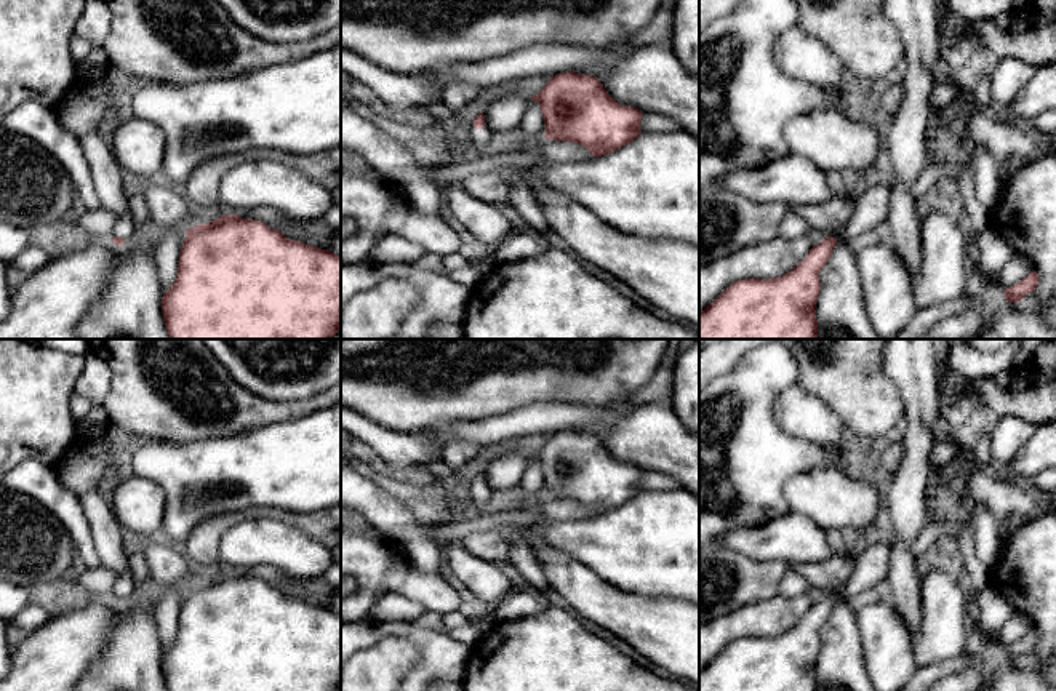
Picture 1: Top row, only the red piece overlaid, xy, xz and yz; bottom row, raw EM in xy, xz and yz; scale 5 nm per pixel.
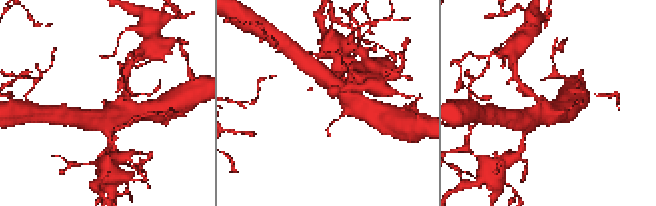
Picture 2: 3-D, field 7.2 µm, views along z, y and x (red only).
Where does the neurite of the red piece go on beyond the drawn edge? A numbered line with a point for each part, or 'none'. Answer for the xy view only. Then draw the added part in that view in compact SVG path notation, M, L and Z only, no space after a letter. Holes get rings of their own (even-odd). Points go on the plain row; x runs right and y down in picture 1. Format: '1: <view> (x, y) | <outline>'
1: xy (125, 584) | M128 569L122 574L117 574L112 597L122 595L123 600L128 601L134 595L134 589L136 589L136 581L133 579L131 571Z

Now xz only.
1: xz (484, 499) | M485 483L482 488L472 486L472 512L482 513L496 509L498 497Z

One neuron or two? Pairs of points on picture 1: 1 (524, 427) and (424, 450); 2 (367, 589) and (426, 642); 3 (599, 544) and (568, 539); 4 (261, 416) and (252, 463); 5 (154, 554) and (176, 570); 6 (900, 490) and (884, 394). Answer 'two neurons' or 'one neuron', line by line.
1: one neuron
2: two neurons
3: one neuron
4: two neurons
5: one neuron
6: two neurons

